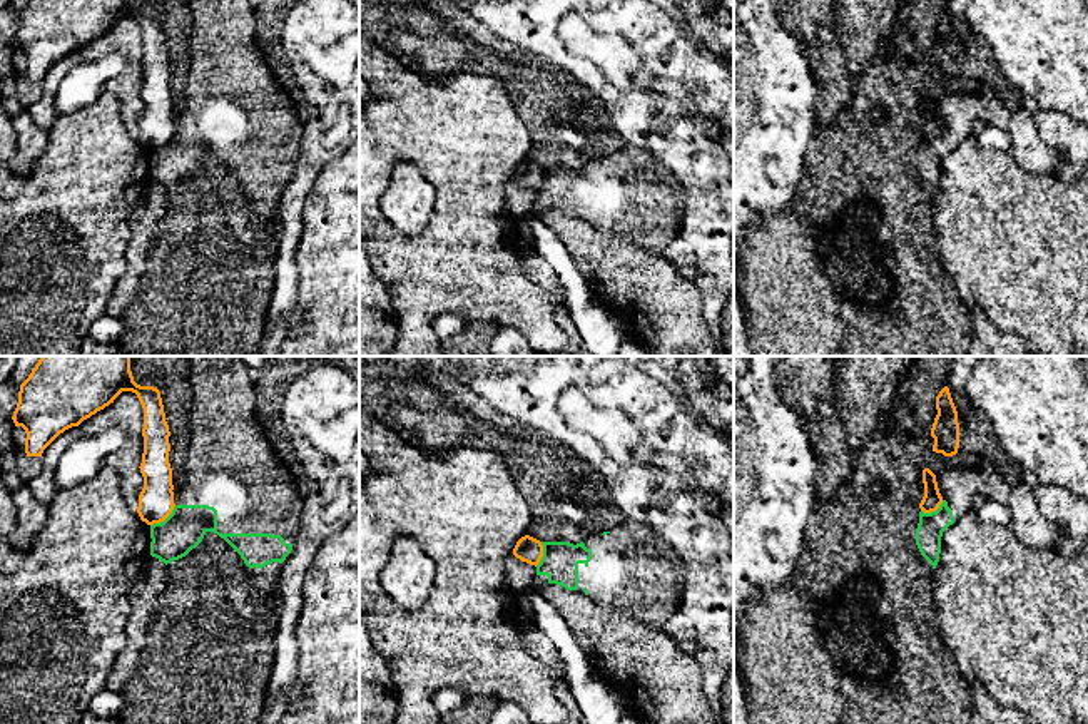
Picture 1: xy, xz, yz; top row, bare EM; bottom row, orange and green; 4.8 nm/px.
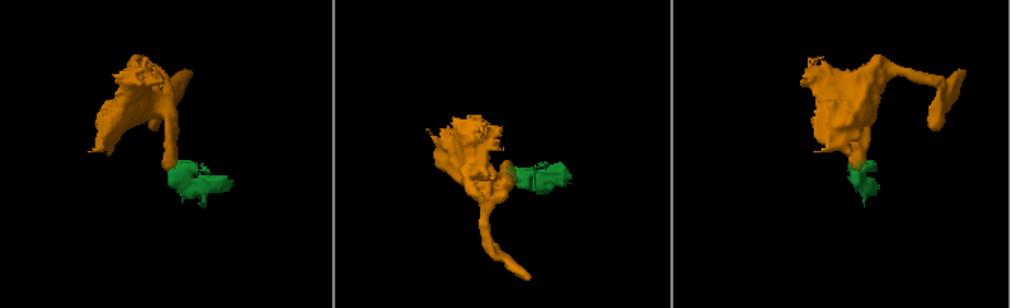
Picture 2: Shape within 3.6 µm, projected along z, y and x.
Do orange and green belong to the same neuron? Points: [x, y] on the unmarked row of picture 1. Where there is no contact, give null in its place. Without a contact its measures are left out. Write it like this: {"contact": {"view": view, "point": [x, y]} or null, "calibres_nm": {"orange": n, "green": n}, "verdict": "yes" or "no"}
{"contact": {"view": "xy", "point": [164, 144]}, "calibres_nm": {"orange": 180, "green": 200}, "verdict": "no"}

